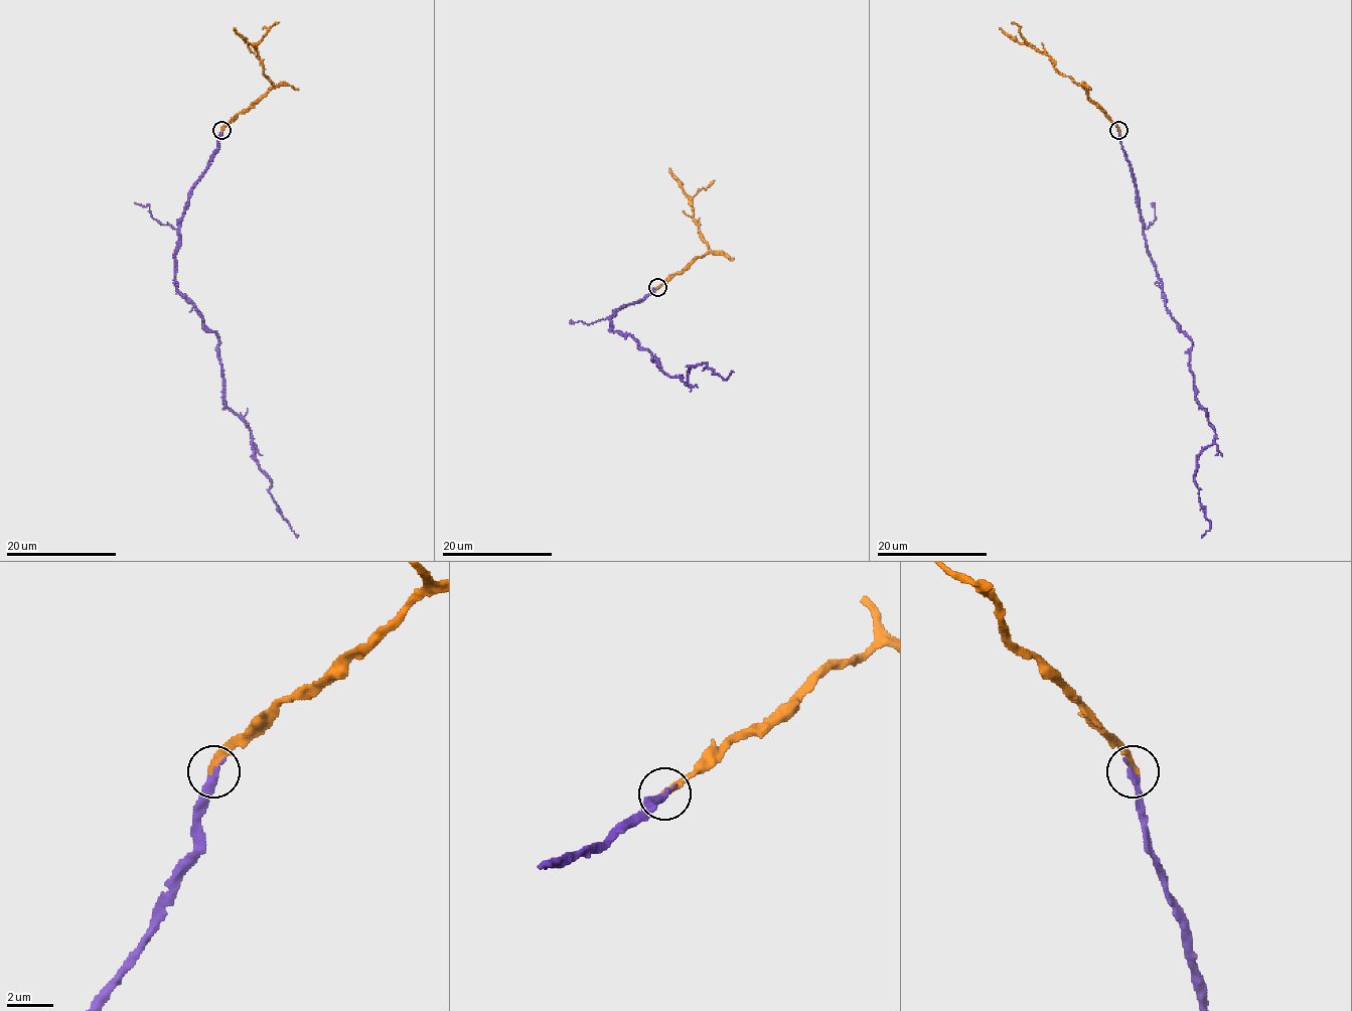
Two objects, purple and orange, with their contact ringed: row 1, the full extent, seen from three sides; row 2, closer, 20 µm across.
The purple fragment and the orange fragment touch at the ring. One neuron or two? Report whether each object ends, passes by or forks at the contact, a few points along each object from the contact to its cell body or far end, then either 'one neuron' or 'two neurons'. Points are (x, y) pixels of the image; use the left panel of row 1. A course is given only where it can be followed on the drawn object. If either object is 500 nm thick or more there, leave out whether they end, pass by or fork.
purple ends | orange ends | purple via (222, 130), (179, 228), (175, 283), (218, 339), (223, 400), (250, 431), (258, 468), (297, 538) | orange via (222, 130), (272, 86), (265, 76), (257, 49), (234, 27) | one neuron

